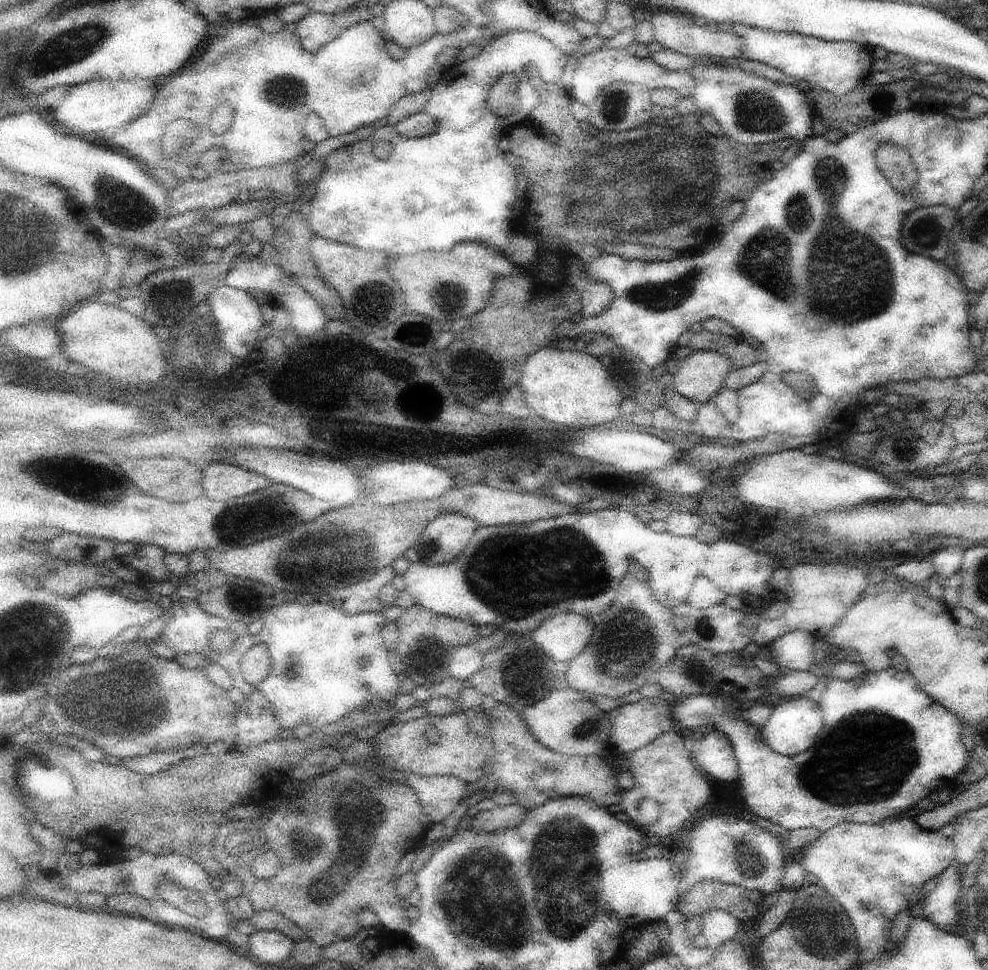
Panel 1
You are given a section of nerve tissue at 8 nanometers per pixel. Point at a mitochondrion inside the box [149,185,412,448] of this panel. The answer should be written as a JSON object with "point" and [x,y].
{"point":[186,300]}

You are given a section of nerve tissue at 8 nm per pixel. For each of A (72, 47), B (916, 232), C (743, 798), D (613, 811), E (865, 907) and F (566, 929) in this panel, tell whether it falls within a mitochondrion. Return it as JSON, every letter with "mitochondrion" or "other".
{"A":"mitochondrion","B":"mitochondrion","C":"other","D":"other","E":"mitochondrion","F":"mitochondrion"}

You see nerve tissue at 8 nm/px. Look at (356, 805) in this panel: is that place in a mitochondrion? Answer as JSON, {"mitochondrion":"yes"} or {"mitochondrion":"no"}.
{"mitochondrion":"yes"}

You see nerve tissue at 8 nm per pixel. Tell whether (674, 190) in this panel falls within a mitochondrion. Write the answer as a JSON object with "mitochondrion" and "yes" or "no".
{"mitochondrion":"yes"}

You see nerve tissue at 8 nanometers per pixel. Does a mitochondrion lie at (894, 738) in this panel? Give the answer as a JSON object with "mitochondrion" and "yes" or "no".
{"mitochondrion":"yes"}

